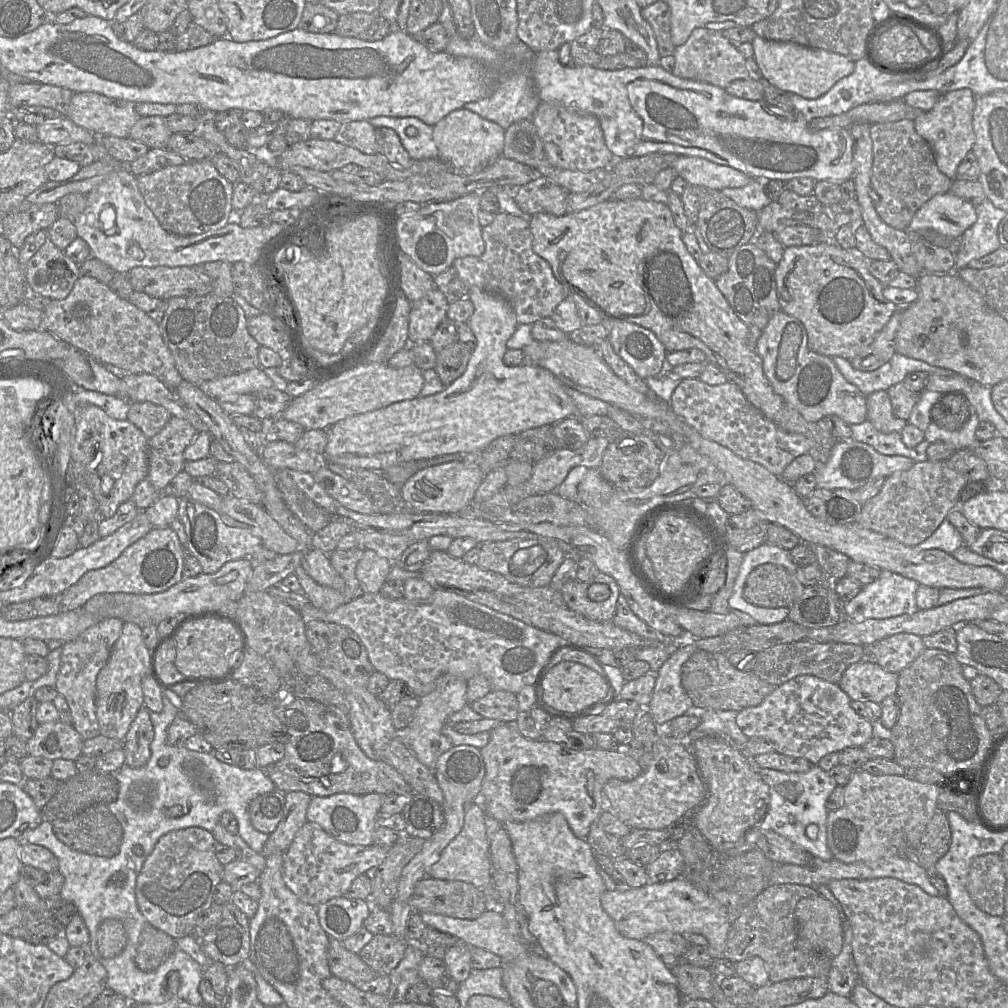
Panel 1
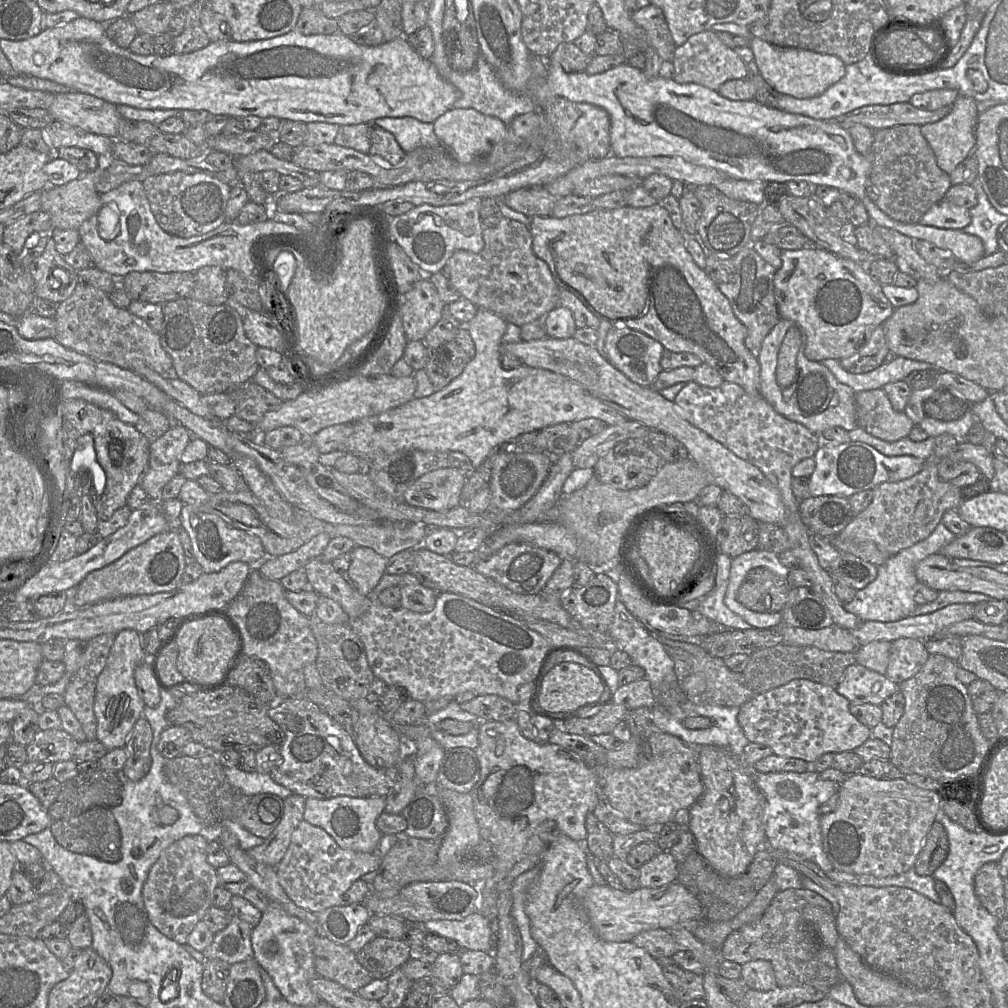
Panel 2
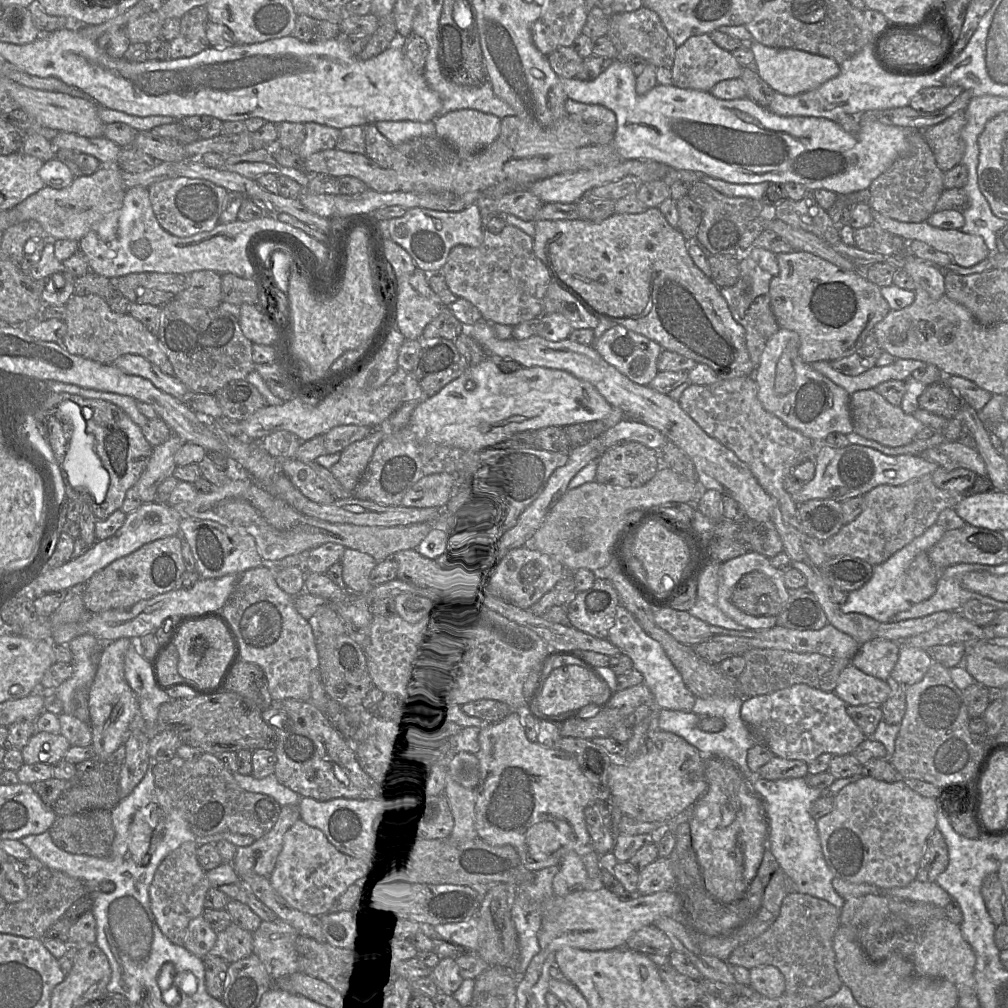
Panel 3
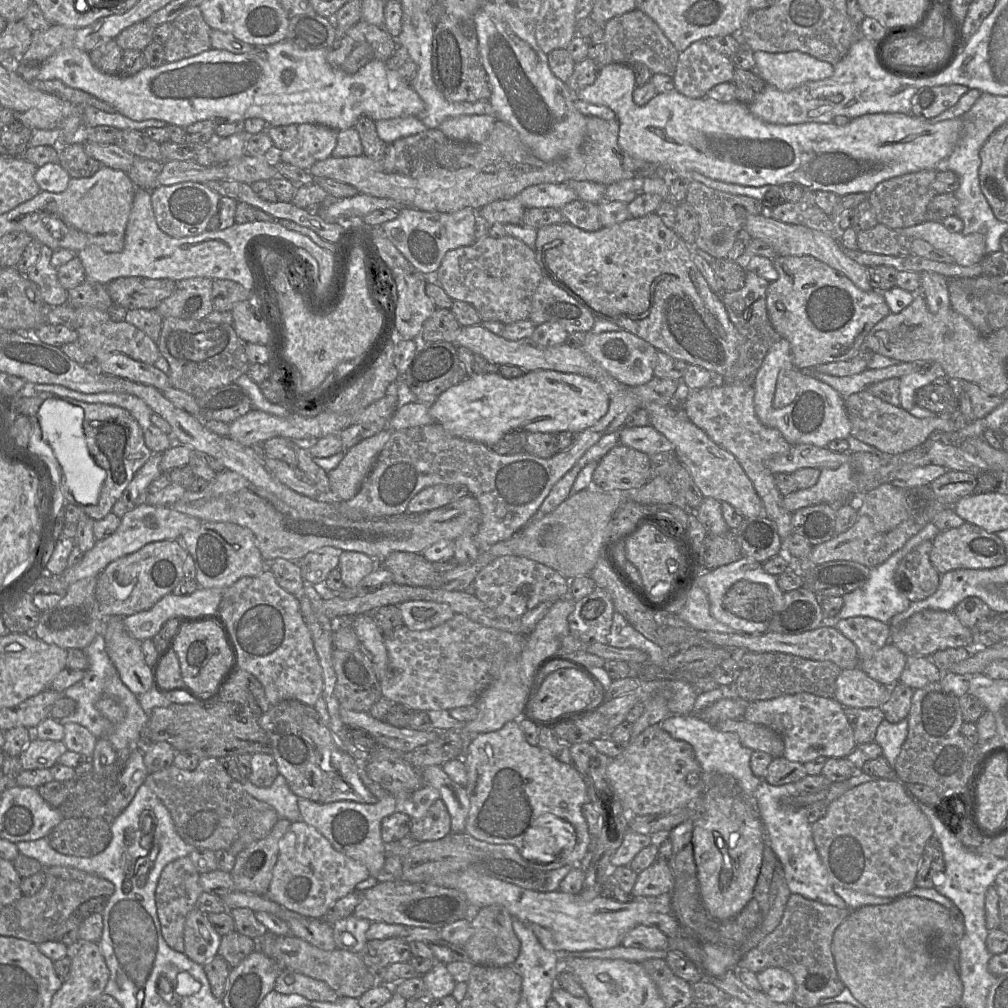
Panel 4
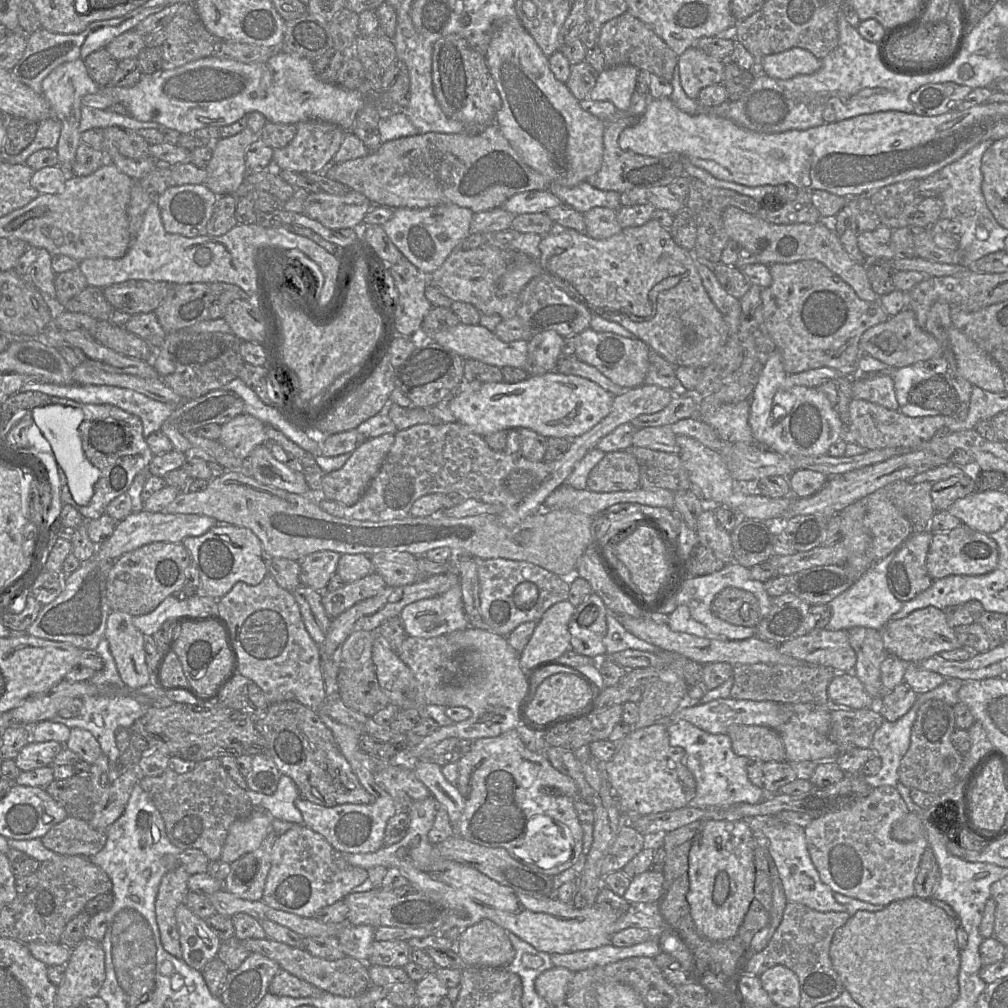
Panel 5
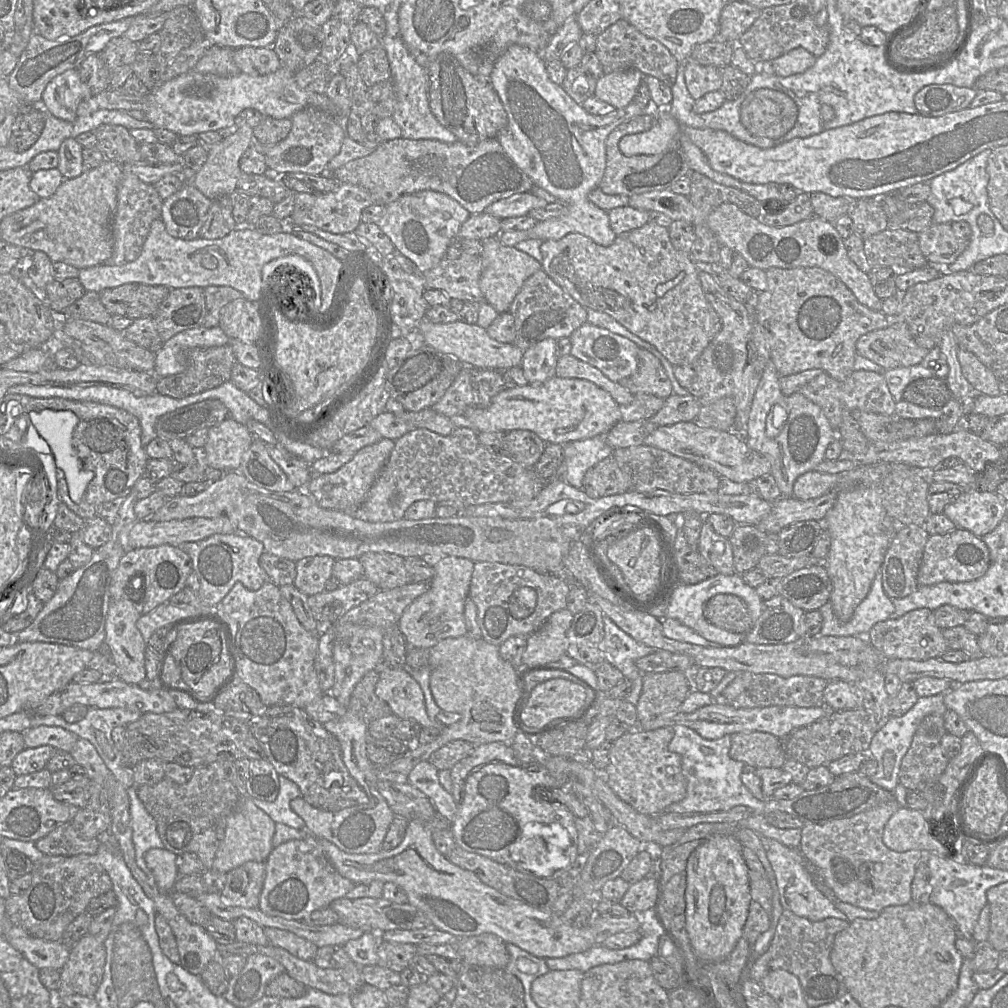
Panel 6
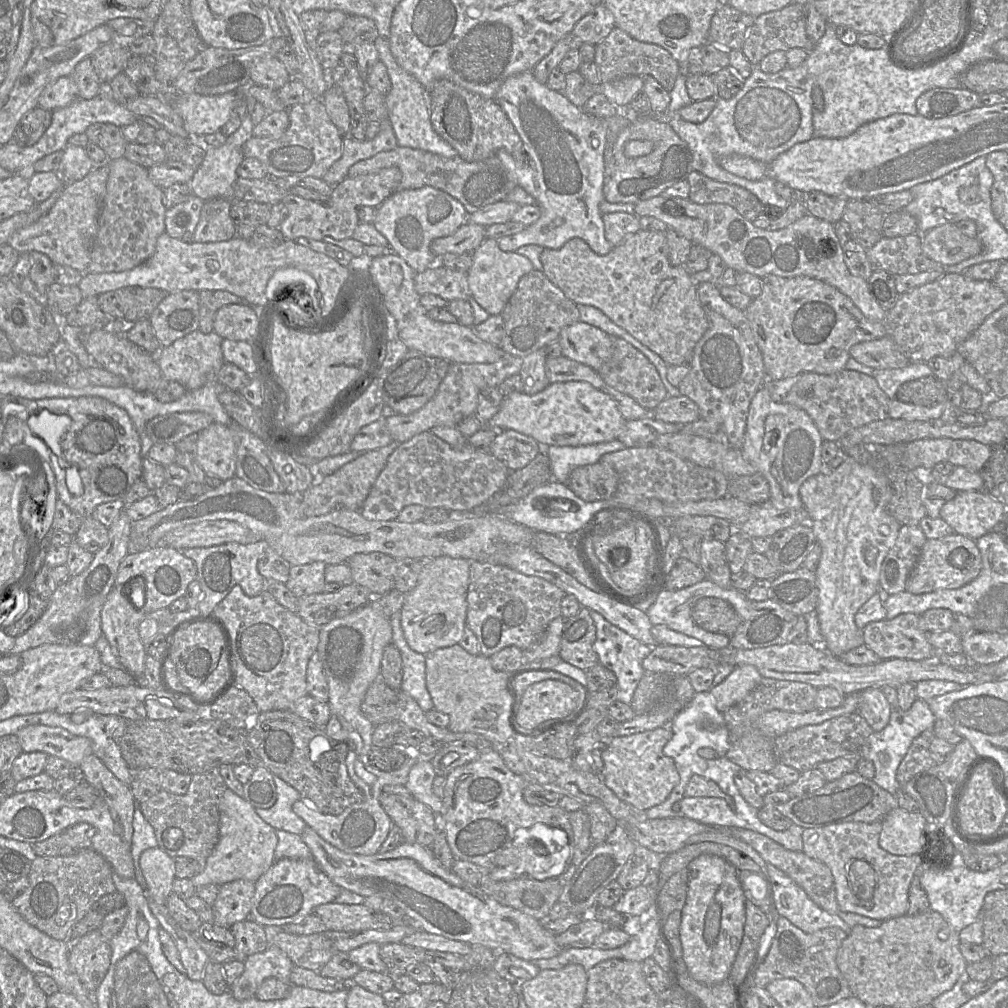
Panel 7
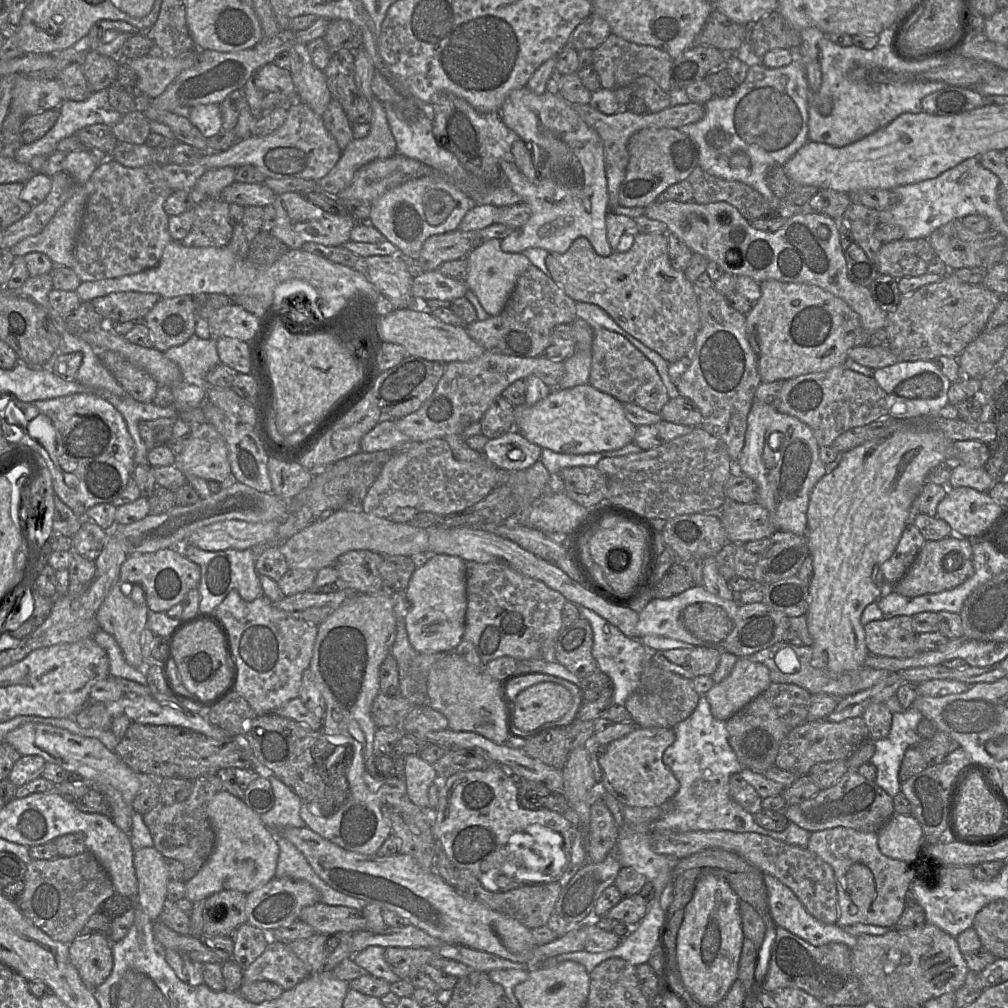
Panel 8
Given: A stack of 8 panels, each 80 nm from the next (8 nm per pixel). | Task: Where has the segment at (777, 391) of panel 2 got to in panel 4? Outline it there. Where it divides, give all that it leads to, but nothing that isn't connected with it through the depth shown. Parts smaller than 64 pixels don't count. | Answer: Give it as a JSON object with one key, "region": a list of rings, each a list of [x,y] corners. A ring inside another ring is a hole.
{"region":[[[780,338],[768,350],[754,380],[754,409],[759,421],[767,427],[776,428],[790,445],[811,444],[827,447],[835,439],[847,439],[851,424],[844,398],[831,386],[818,380],[810,371],[797,369],[792,362],[789,342]],[[784,372],[797,386],[795,399],[787,406],[775,408],[773,398],[778,374]]]}

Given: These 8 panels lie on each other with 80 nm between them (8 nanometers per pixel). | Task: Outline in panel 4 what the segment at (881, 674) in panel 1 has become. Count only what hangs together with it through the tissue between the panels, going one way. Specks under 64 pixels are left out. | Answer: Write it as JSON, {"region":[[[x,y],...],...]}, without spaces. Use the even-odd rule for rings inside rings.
{"region":[[[860,667],[842,670],[835,682],[833,698],[843,707],[881,707],[890,695],[891,687],[869,677]]]}

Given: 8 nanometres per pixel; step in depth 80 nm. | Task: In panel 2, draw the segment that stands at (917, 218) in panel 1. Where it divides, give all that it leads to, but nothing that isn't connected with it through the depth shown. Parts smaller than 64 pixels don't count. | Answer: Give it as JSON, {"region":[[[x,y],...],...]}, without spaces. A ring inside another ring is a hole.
{"region":[[[943,199],[932,205],[918,223],[944,229],[962,230],[970,222],[971,215],[968,208],[957,206]]]}

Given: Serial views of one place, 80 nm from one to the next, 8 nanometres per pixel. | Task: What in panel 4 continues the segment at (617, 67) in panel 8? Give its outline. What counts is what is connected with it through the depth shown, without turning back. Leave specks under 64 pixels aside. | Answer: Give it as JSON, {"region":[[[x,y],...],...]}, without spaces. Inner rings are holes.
{"region":[[[637,8],[610,19],[604,26],[602,42],[612,55],[612,61],[627,65],[643,64],[653,74],[665,74],[673,78],[679,52],[665,36],[657,23]]]}

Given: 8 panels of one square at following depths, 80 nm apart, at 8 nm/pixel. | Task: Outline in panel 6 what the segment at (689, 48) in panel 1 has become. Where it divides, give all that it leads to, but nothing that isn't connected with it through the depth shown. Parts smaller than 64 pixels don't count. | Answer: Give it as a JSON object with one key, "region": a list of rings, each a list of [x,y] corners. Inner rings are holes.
{"region":[[[689,58],[684,64],[684,75],[687,90],[695,100],[721,88],[722,79],[718,67],[701,65]]]}

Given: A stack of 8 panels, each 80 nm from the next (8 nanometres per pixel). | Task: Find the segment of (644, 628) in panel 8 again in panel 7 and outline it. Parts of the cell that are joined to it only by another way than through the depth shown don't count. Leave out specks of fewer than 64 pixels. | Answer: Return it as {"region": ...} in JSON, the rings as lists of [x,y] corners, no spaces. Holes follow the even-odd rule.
{"region":[[[707,579],[676,591],[661,590],[659,593],[655,594],[655,601],[649,607],[646,614],[653,626],[666,625],[671,630],[696,638],[702,641],[705,647],[710,651],[719,651],[729,647],[730,641],[735,634],[732,633],[732,629],[737,622],[736,618],[733,617],[733,614],[736,615],[736,612],[731,611],[730,607],[726,606],[726,609],[724,609],[724,612],[727,614],[724,629],[725,635],[717,635],[714,632],[699,627],[693,622],[693,606],[698,600],[703,598],[719,598],[721,601],[731,605],[735,610],[737,606],[743,621],[748,619],[750,601],[746,598],[745,592],[736,590],[733,587],[730,589],[723,589]]]}

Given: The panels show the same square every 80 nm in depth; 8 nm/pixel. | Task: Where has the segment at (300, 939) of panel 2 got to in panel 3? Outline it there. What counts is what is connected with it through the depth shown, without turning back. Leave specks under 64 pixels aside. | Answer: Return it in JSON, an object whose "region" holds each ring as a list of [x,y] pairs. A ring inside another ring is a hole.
{"region":[[[262,921],[253,933],[253,953],[265,965],[273,981],[298,972],[298,955],[295,942],[298,932],[286,922]]]}

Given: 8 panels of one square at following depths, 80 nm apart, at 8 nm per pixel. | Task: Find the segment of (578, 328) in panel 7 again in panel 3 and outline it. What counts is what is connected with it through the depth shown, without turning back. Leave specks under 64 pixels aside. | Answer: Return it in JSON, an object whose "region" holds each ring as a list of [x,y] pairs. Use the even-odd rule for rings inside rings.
{"region":[[[614,325],[592,346],[603,359],[639,385],[648,385],[657,375],[657,361],[662,347],[647,337]]]}

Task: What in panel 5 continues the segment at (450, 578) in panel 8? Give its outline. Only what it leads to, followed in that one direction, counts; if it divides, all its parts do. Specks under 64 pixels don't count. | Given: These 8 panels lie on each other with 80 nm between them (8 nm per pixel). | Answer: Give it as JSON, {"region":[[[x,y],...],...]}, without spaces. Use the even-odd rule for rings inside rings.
{"region":[[[460,583],[441,595],[405,606],[399,617],[407,636],[424,639],[449,635],[470,626]]]}

